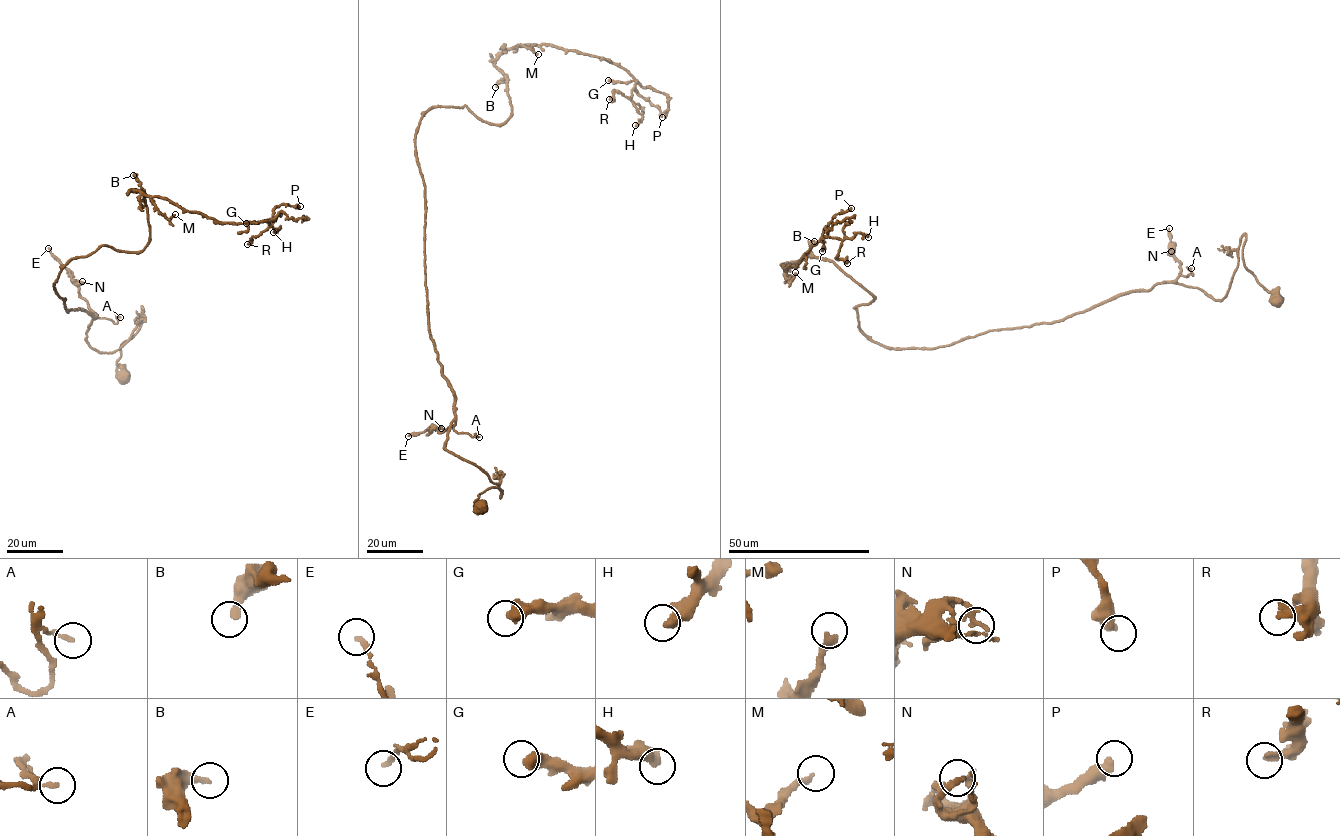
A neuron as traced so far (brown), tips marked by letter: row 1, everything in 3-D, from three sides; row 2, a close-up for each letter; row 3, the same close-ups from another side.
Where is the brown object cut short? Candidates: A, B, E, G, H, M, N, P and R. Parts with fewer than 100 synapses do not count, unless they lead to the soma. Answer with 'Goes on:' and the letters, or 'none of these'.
Goes on: none of these

